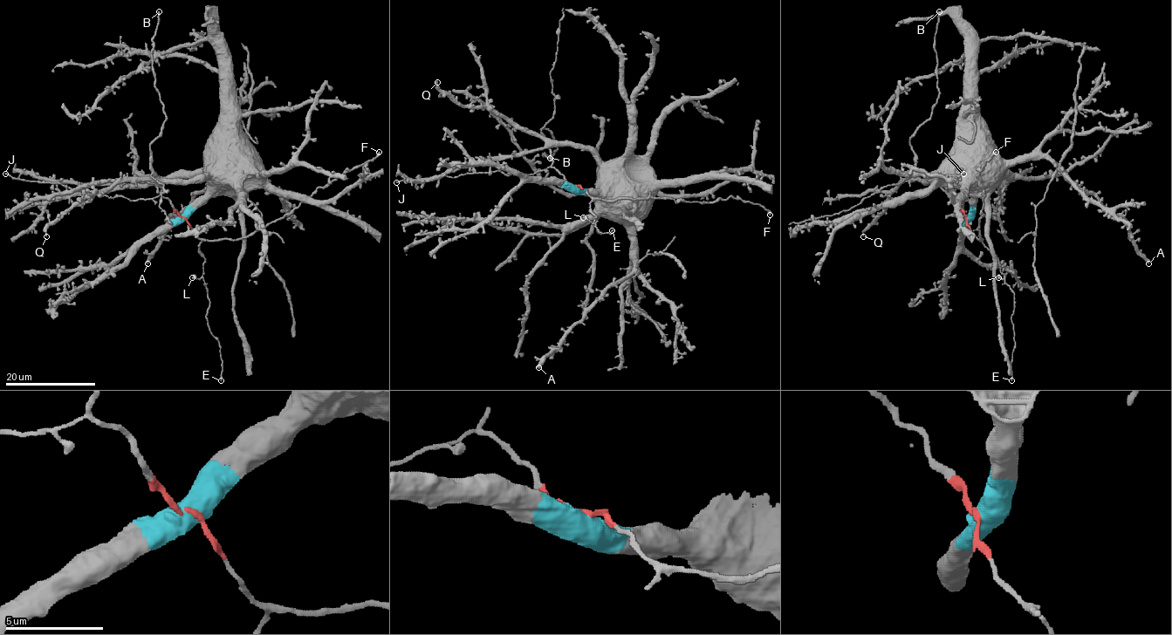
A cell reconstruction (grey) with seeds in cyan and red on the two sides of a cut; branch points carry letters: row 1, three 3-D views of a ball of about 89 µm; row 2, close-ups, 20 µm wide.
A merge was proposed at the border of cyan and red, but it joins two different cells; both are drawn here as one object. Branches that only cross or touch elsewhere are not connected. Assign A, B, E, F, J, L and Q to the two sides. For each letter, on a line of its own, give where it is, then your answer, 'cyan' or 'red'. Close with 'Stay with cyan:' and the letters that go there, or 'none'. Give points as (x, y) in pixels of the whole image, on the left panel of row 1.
A: (147, 263) | cyan
B: (159, 11) | red
E: (221, 380) | red
F: (379, 152) | red
J: (5, 174) | red
L: (192, 277) | red
Q: (46, 236) | cyan
Stay with cyan: A, Q

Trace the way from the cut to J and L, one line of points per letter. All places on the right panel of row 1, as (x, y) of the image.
J: (967, 217), (949, 195), (956, 199), (952, 197), (959, 186), (956, 183), (963, 181), (963, 173)
L: (967, 217), (967, 226), (999, 263), (999, 271), (1004, 276), (998, 276)

